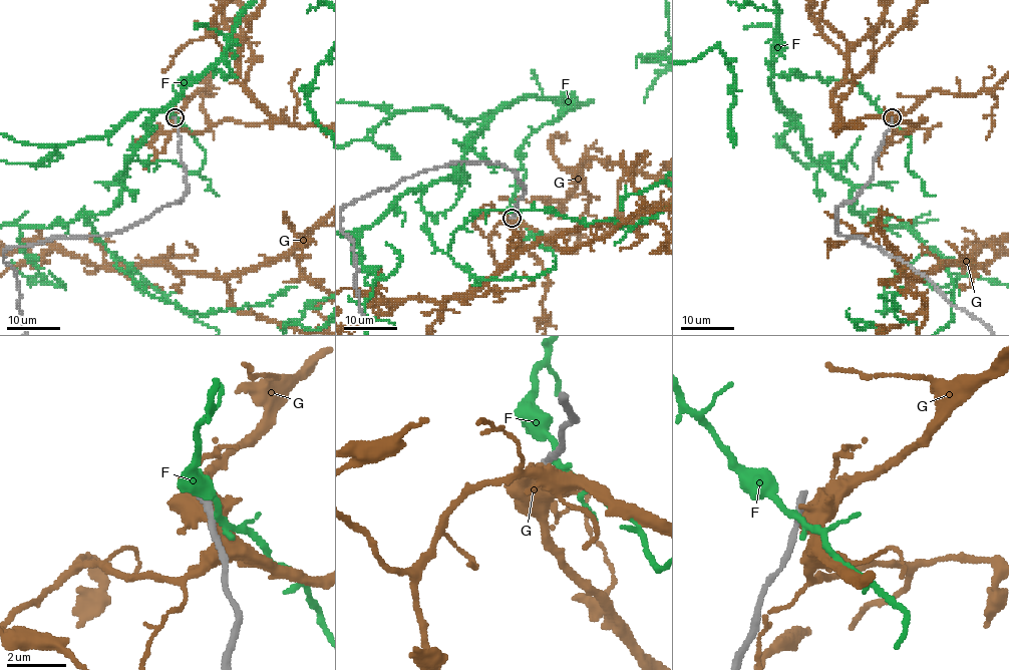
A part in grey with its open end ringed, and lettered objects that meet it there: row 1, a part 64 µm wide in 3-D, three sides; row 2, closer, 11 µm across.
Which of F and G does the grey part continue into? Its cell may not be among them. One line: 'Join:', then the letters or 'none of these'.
Join: none of these

